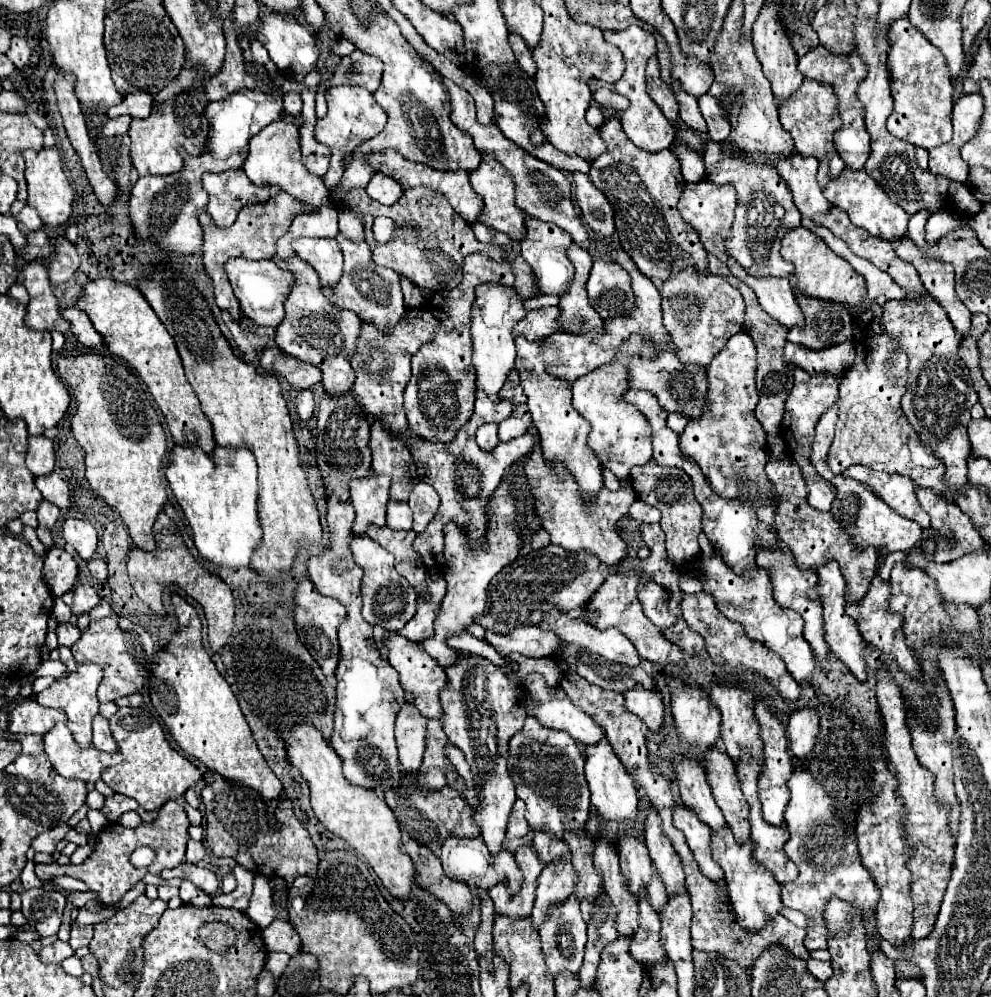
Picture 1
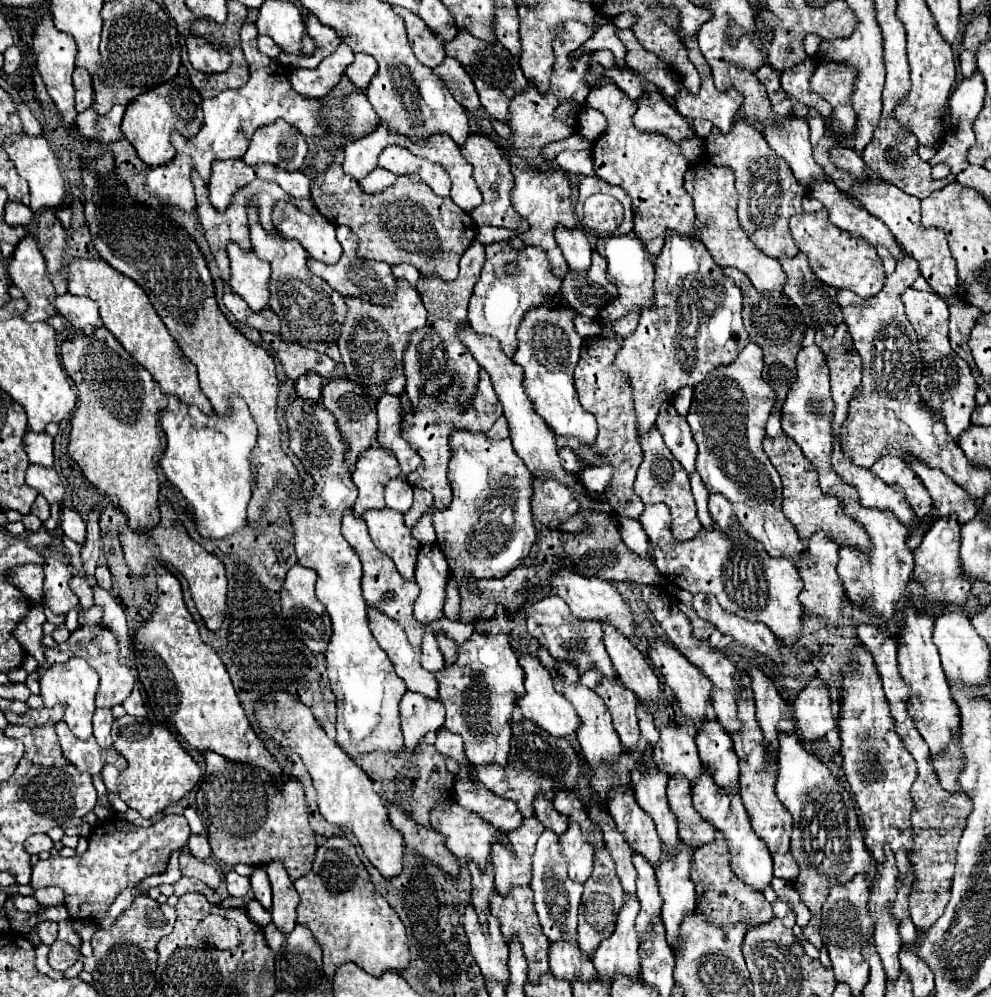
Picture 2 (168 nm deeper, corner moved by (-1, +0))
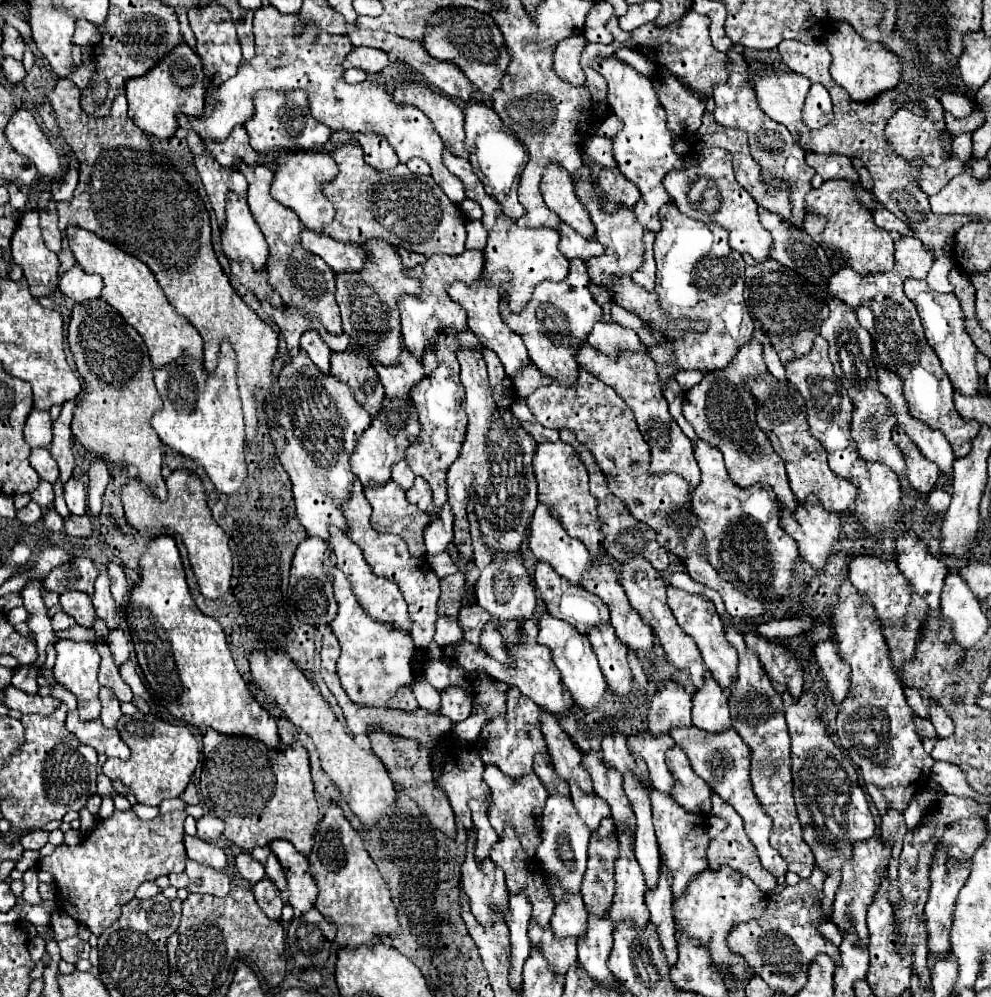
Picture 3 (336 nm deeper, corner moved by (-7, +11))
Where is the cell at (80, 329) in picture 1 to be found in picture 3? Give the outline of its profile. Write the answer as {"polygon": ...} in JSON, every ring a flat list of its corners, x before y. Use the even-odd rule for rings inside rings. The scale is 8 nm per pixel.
{"polygon":[[79,264,67,270,59,280,59,290,75,302,85,302,101,296,101,276,87,274]]}

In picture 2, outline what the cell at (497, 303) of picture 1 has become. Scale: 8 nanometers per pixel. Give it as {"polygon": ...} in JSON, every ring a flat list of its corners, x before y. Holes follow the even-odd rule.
{"polygon":[[507,241,487,245,487,265,481,271,481,277,473,289,473,297,469,303,469,325,471,329,481,337,493,337,501,343,503,353,513,359,517,349,517,329,525,317,527,311,533,307,545,305,549,299,545,295,555,297,561,281,551,275,549,261,545,251,539,247,525,247,521,251,515,251,507,245],[515,261,519,265,519,275,507,275,503,265]]}

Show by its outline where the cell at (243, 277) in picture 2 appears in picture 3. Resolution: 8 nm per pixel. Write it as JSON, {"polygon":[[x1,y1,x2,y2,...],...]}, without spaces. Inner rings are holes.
{"polygon":[[231,194,227,200,221,246,229,260,249,260,255,268,261,268,267,260,267,242,249,212,247,200,237,194]]}

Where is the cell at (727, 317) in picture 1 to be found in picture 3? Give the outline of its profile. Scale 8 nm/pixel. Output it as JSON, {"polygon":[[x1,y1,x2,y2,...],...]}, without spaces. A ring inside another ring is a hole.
{"polygon":[[665,204,659,210,661,230,655,238,655,262,657,262,657,284,661,308,673,320,679,318,699,318,709,322,707,334,679,332,675,324,669,324,665,334,655,332,655,338,663,344,657,348,647,348,647,354,657,362,657,372,661,386,675,368,695,368,701,372,725,368,737,350,751,340,753,320,743,300,745,284,745,262,739,252,731,250,727,244,727,230,719,224,705,224,693,220,679,212,675,204]]}

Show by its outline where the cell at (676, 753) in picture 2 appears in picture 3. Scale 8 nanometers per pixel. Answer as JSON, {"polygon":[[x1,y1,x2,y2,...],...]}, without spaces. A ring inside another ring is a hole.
{"polygon":[[665,682,651,698,647,722,653,736,669,732,673,726,691,726,691,694,675,682]]}

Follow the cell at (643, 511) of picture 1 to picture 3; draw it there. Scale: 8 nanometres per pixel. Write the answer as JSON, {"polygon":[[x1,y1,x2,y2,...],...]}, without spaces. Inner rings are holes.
{"polygon":[[697,438,695,442,695,458,701,468,701,482,695,488,695,514,699,518,699,526,705,532,703,546,709,552,709,560,713,568,725,578,731,580,741,592,747,596,785,596,791,580,791,570,795,560,799,558,795,540,781,528,779,524,779,504,775,492,763,484,755,484,749,488,739,488,731,478,723,464,723,454,719,448]]}

